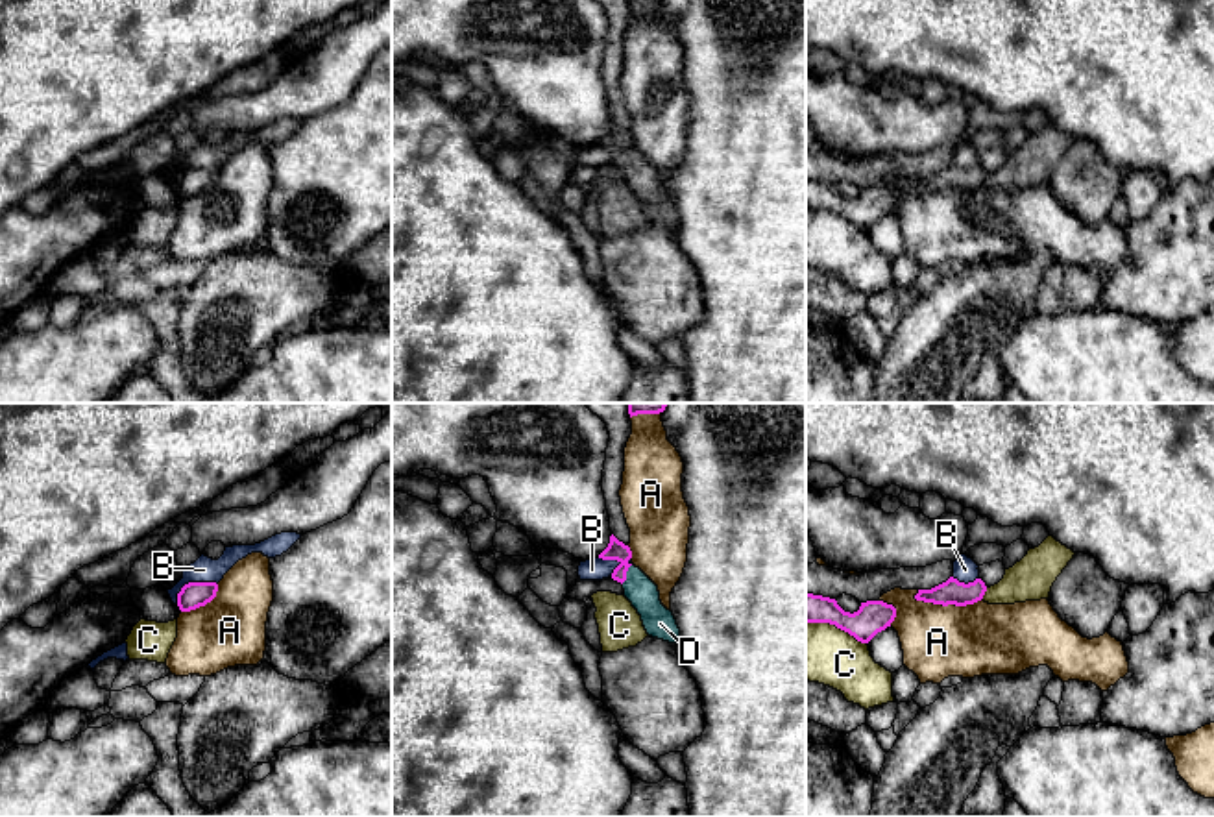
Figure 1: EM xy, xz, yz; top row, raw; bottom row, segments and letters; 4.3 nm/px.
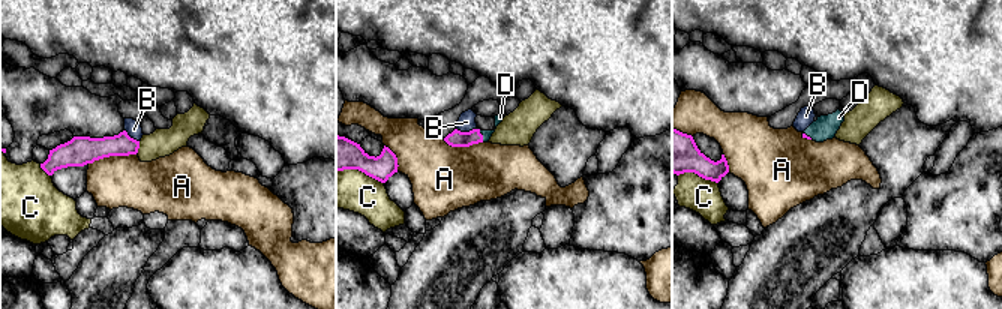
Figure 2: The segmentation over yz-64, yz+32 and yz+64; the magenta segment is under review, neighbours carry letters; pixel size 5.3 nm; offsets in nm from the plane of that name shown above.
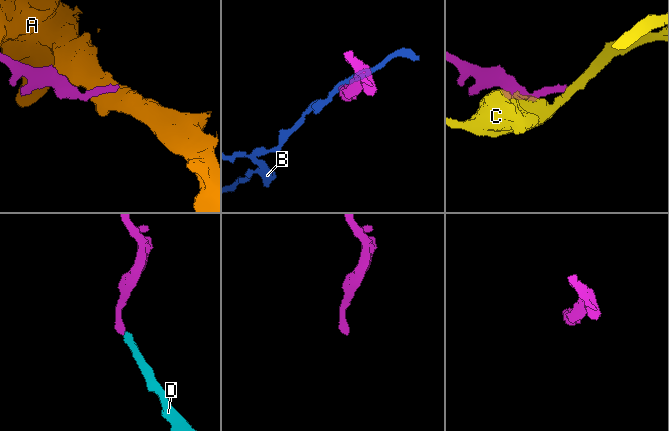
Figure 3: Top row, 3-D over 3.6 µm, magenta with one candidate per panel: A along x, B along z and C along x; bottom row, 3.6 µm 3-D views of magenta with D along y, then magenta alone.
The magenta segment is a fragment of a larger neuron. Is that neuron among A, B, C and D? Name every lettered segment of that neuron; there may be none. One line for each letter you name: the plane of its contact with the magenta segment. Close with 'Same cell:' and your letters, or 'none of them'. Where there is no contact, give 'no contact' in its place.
D: meets magenta in xz
Same cell: D

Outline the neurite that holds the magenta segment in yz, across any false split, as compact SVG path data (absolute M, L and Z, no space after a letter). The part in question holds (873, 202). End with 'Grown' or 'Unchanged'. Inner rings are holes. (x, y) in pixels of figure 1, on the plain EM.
M806 179L806 209L830 209L868 229L878 218L891 213L896 194L883 187L861 189L859 196L844 198L835 185Z. Unchanged

